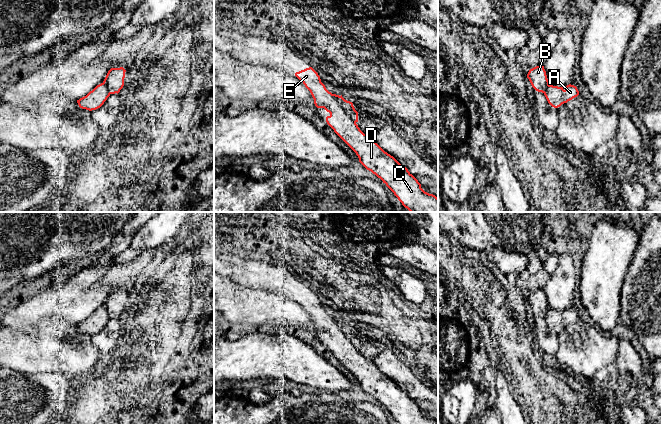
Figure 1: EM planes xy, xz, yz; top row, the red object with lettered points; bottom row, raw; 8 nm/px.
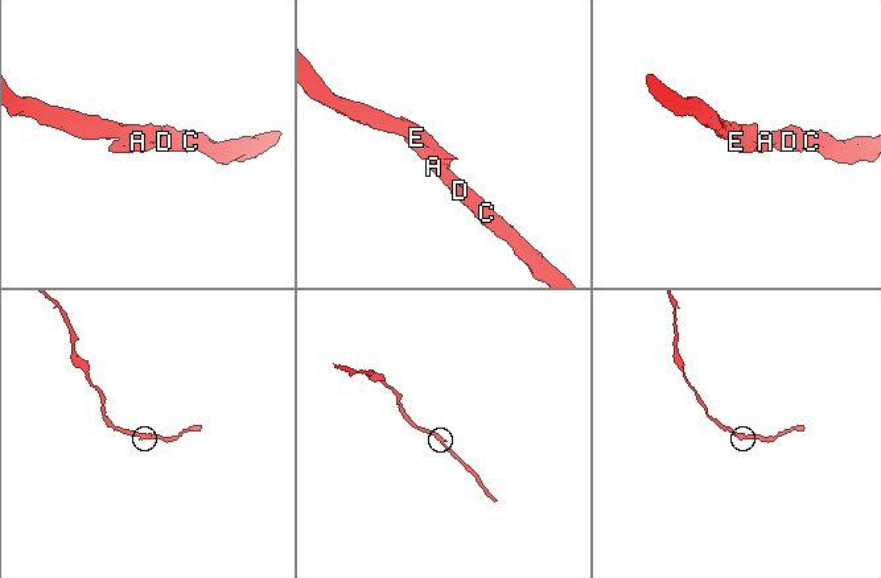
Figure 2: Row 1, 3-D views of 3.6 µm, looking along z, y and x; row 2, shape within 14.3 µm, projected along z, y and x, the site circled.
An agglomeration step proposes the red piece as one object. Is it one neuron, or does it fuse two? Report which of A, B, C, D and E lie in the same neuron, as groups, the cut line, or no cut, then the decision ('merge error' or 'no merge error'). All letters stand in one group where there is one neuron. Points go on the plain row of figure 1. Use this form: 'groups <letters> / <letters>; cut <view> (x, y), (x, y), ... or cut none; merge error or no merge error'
groups A C D E / B; cut xz (332, 318), (355, 347); merge error

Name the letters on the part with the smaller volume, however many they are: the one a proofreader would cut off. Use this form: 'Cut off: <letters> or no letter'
Cut off: A, C, D, E

